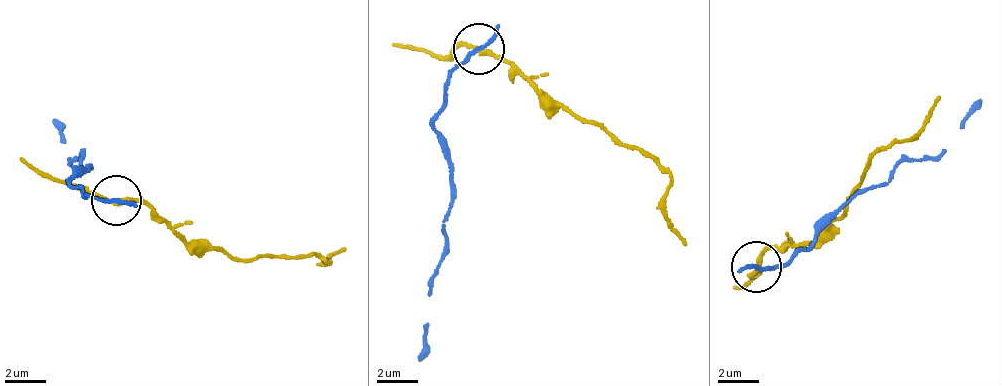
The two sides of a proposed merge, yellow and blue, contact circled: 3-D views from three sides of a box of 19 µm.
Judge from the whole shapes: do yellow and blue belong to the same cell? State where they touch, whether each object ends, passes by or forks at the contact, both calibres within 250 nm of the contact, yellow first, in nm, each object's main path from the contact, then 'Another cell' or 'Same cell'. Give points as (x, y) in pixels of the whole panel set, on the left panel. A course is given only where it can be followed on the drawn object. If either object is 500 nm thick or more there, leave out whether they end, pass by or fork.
Place: (116, 200). At the ring yellow passes by. At the ring blue passes by. Thickness 220 nm (yellow) against 170 nm. Course of yellow: (117, 200), (157, 212), (175, 235), (243, 261), (297, 258), (326, 263), (326, 257), (343, 246). Course of blue: (117, 200), (103, 200), (69, 184), (86, 167), (83, 160), (67, 160), (51, 117). Another cell

